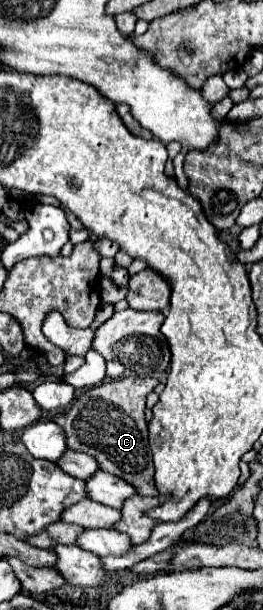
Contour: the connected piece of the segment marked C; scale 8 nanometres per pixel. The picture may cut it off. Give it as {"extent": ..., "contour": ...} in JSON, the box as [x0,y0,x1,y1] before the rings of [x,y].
{"extent":[54,377,160,495],"contour":[[[122,377],[116,379],[116,383],[102,383],[92,389],[88,389],[84,395],[80,395],[70,409],[58,413],[54,421],[66,431],[66,441],[72,451],[88,453],[96,457],[102,465],[102,471],[108,471],[112,475],[118,475],[120,479],[132,483],[140,495],[160,495],[156,491],[156,483],[152,479],[154,467],[152,467],[152,453],[148,447],[148,425],[144,419],[144,409],[146,409],[146,395],[154,391],[158,385],[158,379],[154,377]]]}

